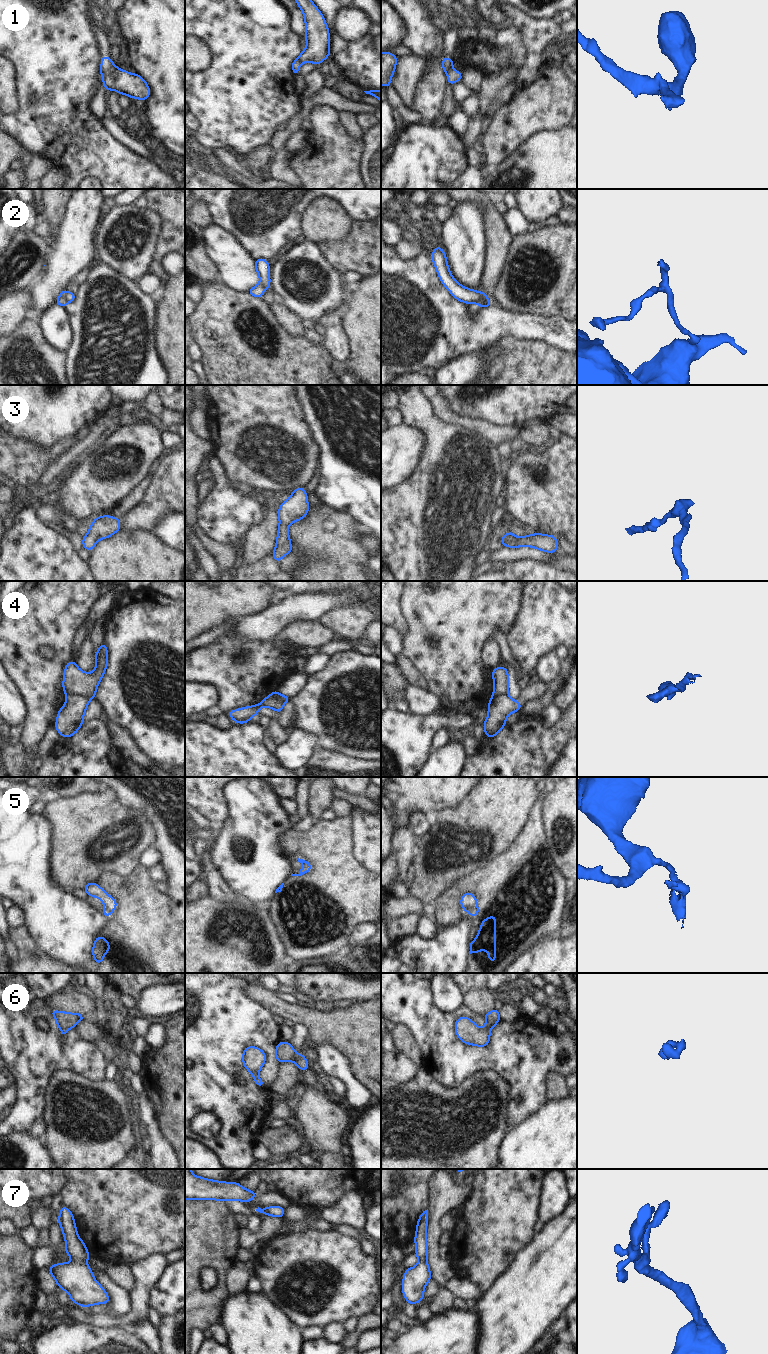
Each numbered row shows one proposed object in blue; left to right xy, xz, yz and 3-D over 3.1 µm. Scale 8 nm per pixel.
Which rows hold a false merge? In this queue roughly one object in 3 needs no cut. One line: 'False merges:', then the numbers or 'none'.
False merges: 1, 2, 4, 5

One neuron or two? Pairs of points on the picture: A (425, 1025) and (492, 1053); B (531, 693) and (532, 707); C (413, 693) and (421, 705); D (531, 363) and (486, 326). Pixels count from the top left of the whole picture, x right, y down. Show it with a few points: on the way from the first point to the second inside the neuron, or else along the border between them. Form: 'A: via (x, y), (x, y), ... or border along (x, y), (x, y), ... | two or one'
A: via (442, 1042), (454, 1054), (475, 1054) | one
B: border along (548, 686), (540, 697), (522, 703) | two
C: via (415, 696), (420, 702) | one
D: border along (525, 339), (504, 336), (499, 340) | two

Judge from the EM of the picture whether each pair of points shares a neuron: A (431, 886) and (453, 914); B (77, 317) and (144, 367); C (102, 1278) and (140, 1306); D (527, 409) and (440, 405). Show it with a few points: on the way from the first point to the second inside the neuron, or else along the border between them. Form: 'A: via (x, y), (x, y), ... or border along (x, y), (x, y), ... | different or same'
A: border along (458, 881), (455, 881), (448, 887), (433, 903) | different
B: via (94, 322), (127, 355) | same
C: border along (130, 1293), (130, 1309), (126, 1313), (114, 1314) | different
D: border along (442, 395), (451, 410), (468, 418) | different

